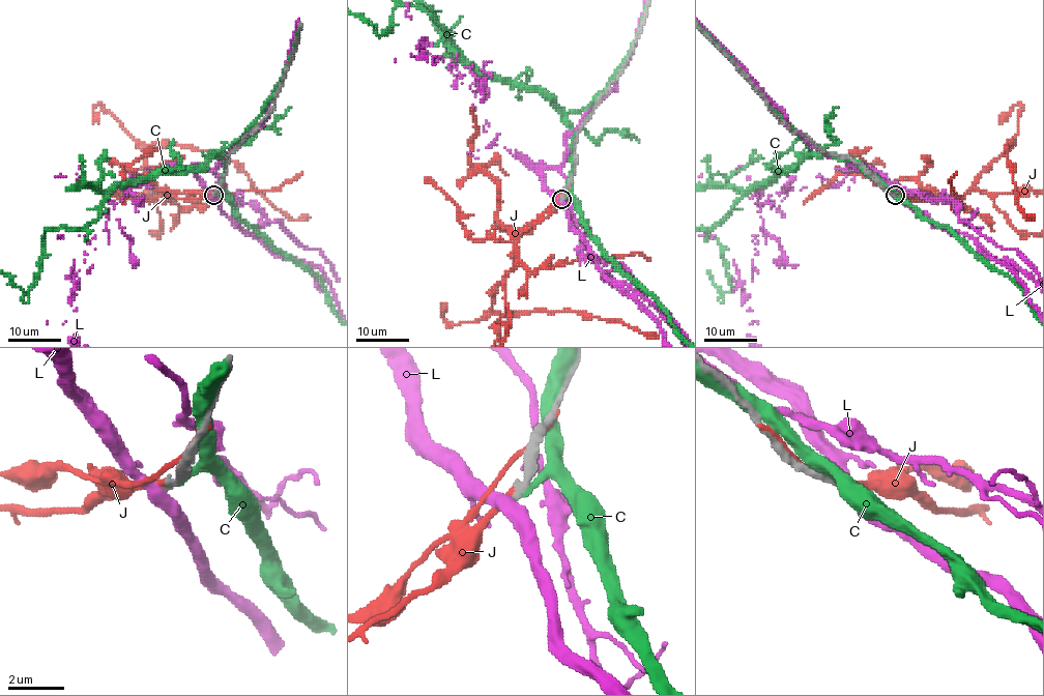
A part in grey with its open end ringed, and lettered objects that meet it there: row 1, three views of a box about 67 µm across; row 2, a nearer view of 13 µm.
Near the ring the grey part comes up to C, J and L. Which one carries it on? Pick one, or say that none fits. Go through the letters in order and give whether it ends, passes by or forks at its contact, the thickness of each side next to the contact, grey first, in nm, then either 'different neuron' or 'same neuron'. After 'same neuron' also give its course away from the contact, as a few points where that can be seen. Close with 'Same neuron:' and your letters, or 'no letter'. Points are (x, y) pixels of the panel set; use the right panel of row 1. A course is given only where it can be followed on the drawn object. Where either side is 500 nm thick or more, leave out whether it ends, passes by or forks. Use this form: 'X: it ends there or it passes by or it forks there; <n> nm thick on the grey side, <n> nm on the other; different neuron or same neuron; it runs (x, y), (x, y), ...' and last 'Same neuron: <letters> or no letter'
C: it ends there; 320 nm thick on the grey side, 260 nm on the other; different neuron
J: it ends there; 280 nm thick on the grey side, 220 nm on the other; different neuron
L: it passes by; 220 nm thick on the grey side, 420 nm on the other; different neuron
Same neuron: no letter

